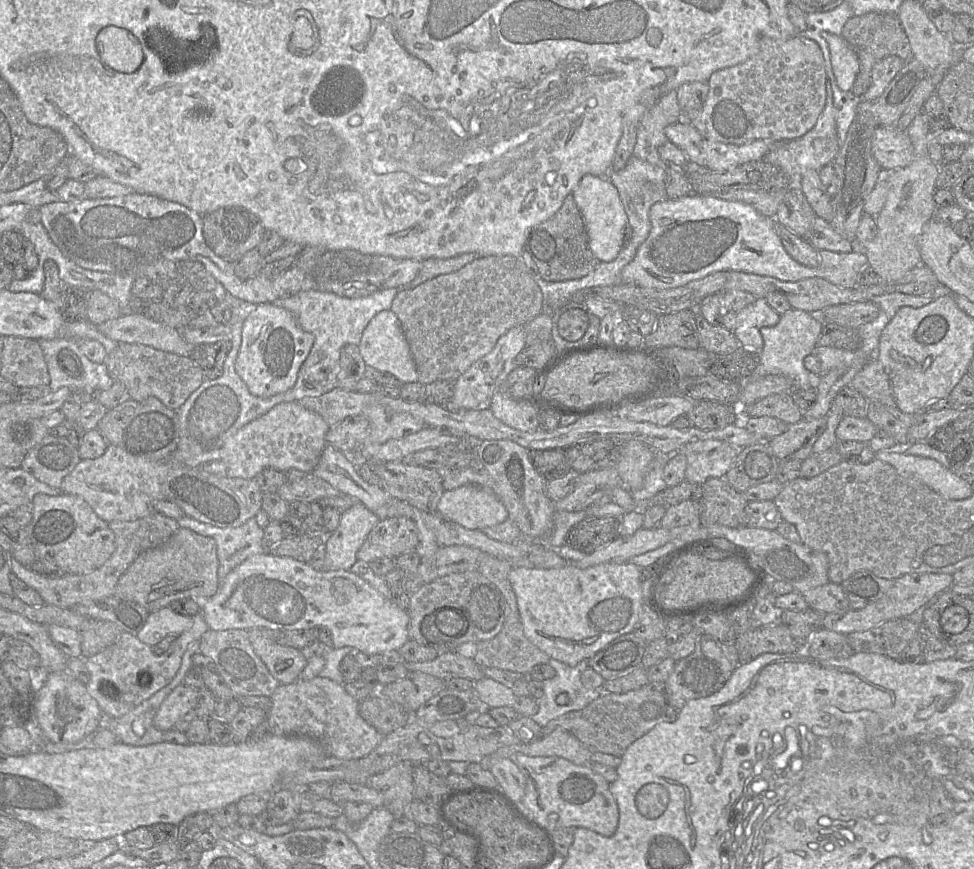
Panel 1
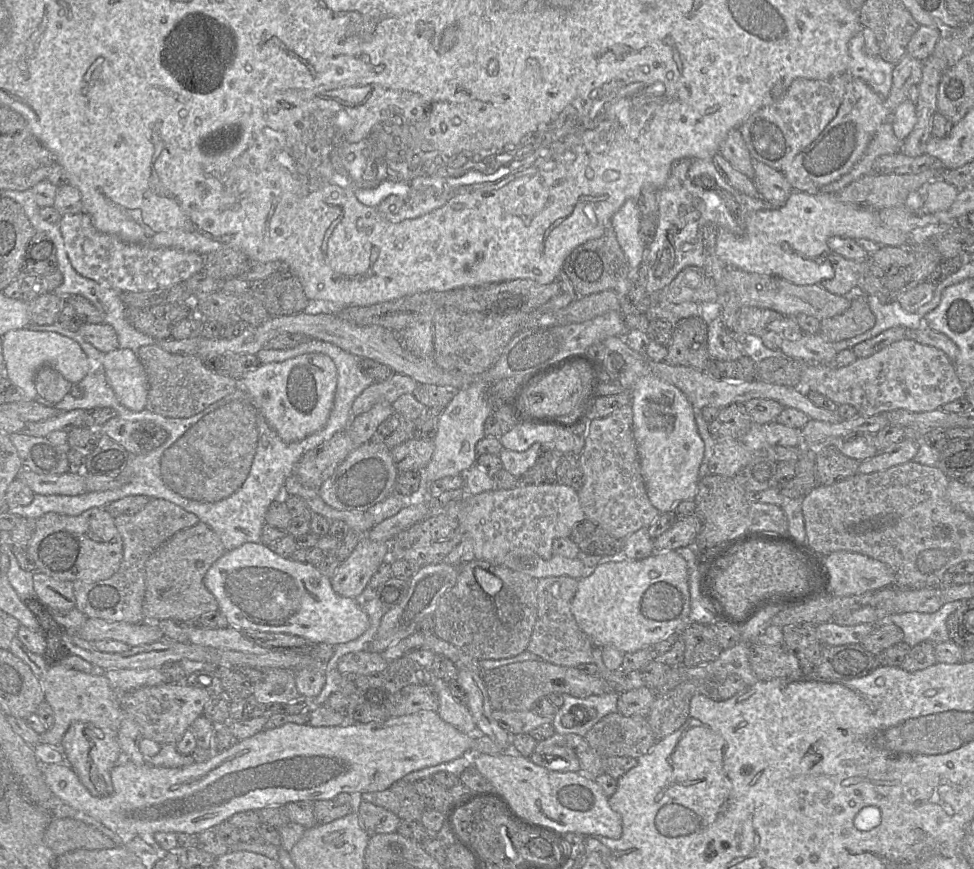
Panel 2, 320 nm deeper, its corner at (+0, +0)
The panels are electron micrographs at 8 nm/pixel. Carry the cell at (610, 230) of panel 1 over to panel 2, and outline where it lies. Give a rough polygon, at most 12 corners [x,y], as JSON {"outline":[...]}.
{"outline":[[628,199],[611,226],[630,268],[645,256],[641,217]]}

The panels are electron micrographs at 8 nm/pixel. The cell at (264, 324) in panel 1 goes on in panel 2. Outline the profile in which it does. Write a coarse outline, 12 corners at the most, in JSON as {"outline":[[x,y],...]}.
{"outline":[[321,353],[240,381],[285,442],[322,429],[337,368]]}

